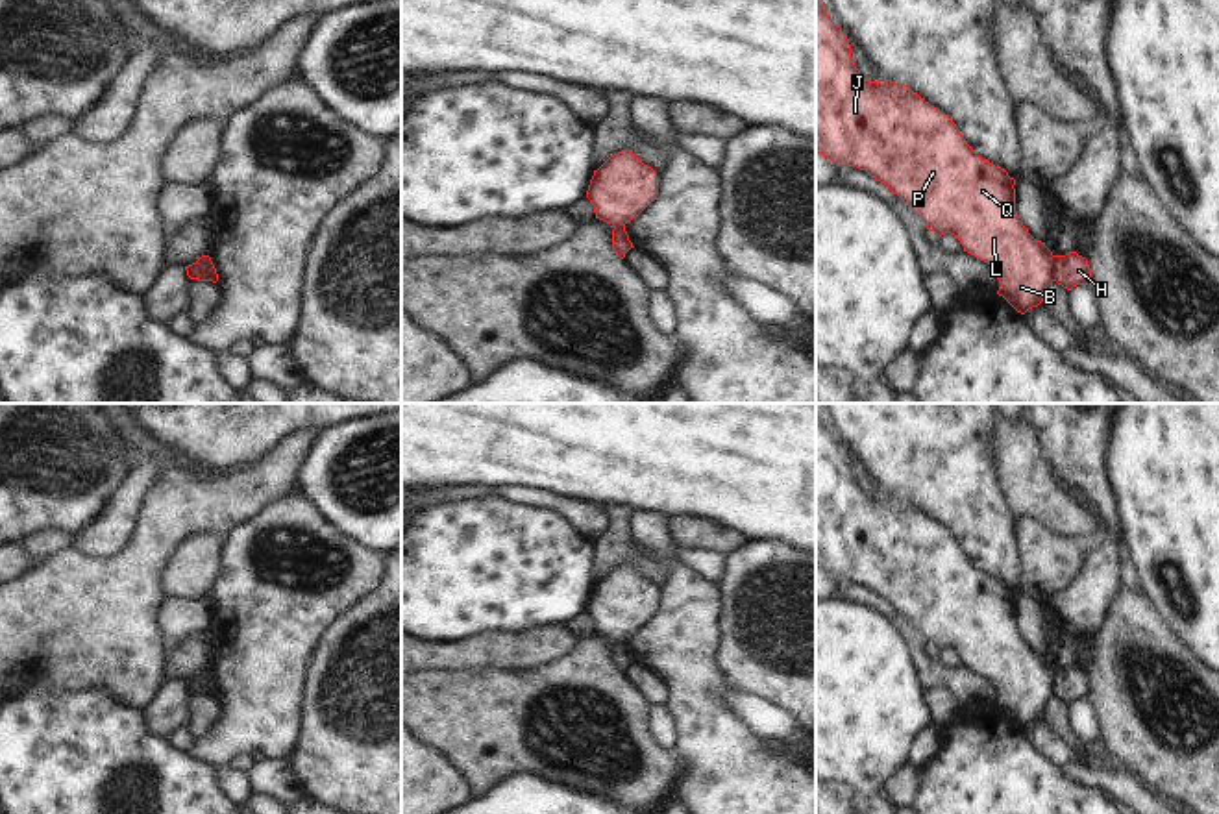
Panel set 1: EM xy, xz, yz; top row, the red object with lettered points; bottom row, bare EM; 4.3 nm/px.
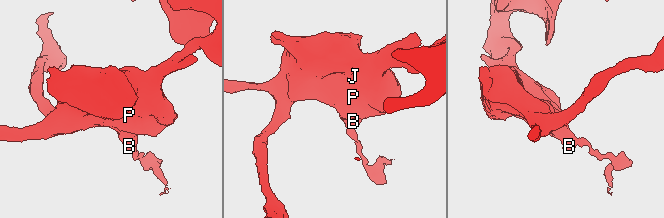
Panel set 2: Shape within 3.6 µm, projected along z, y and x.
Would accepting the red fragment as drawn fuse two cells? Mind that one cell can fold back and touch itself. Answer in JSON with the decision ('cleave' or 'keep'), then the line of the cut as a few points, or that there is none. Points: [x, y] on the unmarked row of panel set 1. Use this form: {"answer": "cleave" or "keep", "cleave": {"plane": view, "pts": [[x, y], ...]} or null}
{"answer": "cleave", "cleave": {"plane": "yz", "pts": [[1055, 670], [1053, 694]]}}

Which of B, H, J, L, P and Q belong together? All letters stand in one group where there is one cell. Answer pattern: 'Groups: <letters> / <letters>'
Groups: B J L P Q / H

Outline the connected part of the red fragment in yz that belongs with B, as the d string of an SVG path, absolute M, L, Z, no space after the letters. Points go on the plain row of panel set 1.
M816 405L816 566L838 581L856 581L897 609L938 651L954 649L964 666L988 677L1001 701L997 705L1017 727L1038 722L1053 694L1053 666L1036 655L1016 627L1016 594L1001 581L982 574L967 559L956 538L925 516L905 498L868 496L855 481L847 450L827 429L827 418Z

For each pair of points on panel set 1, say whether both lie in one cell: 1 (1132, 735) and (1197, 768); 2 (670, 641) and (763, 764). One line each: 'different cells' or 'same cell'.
1: same cell
2: same cell

